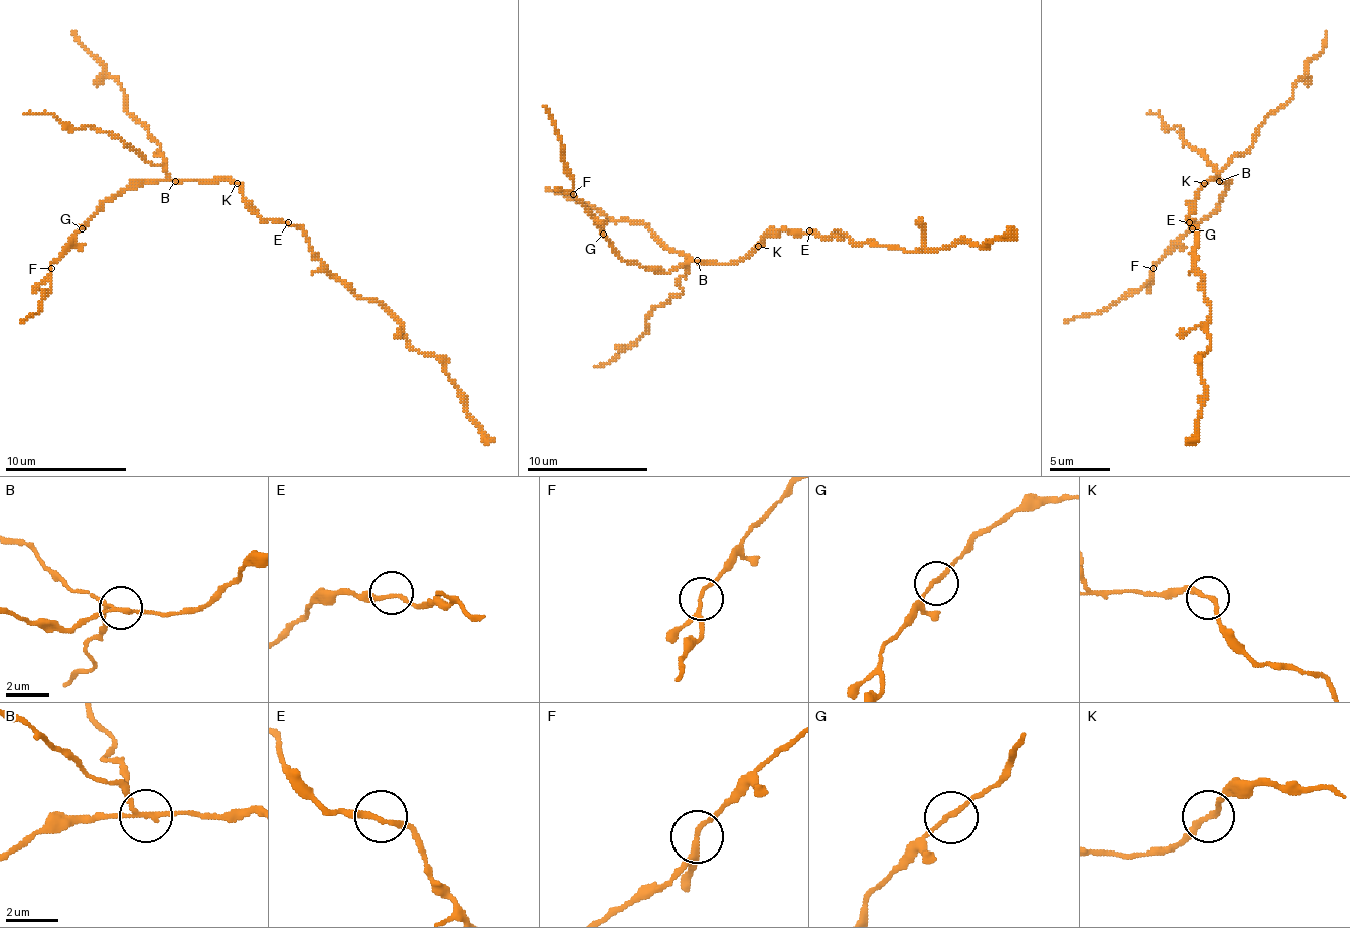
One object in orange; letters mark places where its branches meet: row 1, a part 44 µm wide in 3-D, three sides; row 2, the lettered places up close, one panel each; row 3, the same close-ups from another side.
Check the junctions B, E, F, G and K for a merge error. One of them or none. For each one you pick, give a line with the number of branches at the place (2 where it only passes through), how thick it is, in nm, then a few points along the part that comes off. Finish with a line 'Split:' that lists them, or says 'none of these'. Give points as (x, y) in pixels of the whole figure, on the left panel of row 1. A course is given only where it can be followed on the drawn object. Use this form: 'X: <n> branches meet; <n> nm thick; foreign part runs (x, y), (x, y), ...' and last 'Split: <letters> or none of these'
B: 3 branches meet; 150 nm thick; foreign part runs (175, 180), (157, 156), (157, 141), (130, 114), (121, 87), (72, 31)
Split: B

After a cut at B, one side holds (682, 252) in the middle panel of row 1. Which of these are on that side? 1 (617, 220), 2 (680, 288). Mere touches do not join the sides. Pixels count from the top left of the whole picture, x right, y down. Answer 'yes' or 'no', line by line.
1: yes
2: yes

